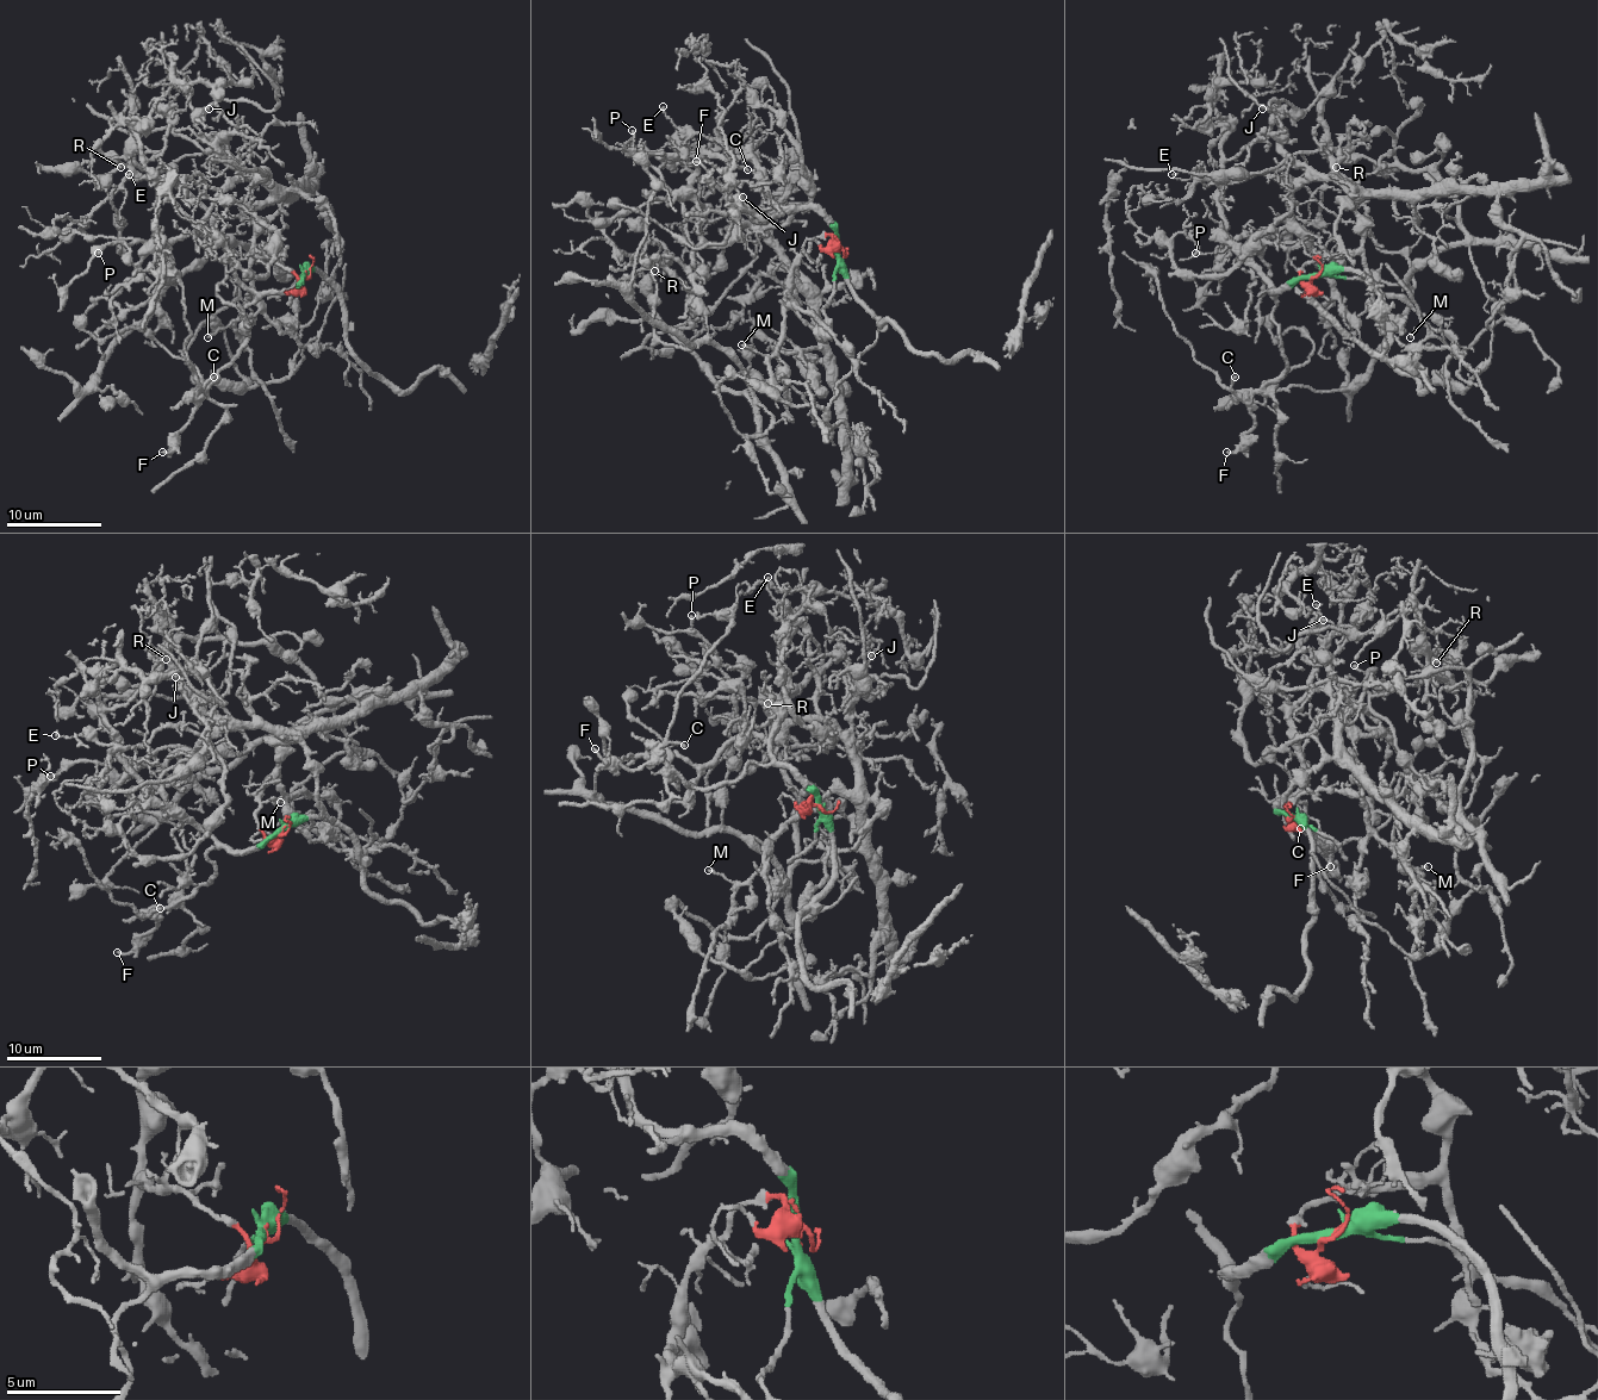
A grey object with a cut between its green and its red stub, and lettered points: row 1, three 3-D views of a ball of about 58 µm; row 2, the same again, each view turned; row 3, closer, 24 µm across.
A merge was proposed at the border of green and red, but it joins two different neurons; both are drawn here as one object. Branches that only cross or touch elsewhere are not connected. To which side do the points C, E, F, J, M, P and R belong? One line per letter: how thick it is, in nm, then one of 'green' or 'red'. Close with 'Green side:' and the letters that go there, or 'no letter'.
C: 190 nm thick; green
E: 180 nm thick; red
F: 180 nm thick; green
J: 140 nm thick; red
M: 190 nm thick; red
P: 220 nm thick; red
R: 90 nm thick; red
Green side: C, F

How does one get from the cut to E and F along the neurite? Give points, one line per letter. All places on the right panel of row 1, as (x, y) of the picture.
E: (1316, 274), (1304, 281), (1299, 274), (1361, 244), (1361, 216), (1344, 187), (1171, 175)
F: (1316, 274), (1294, 277), (1273, 293), (1273, 322), (1285, 369), (1253, 396), (1255, 424), (1233, 453), (1226, 453)

